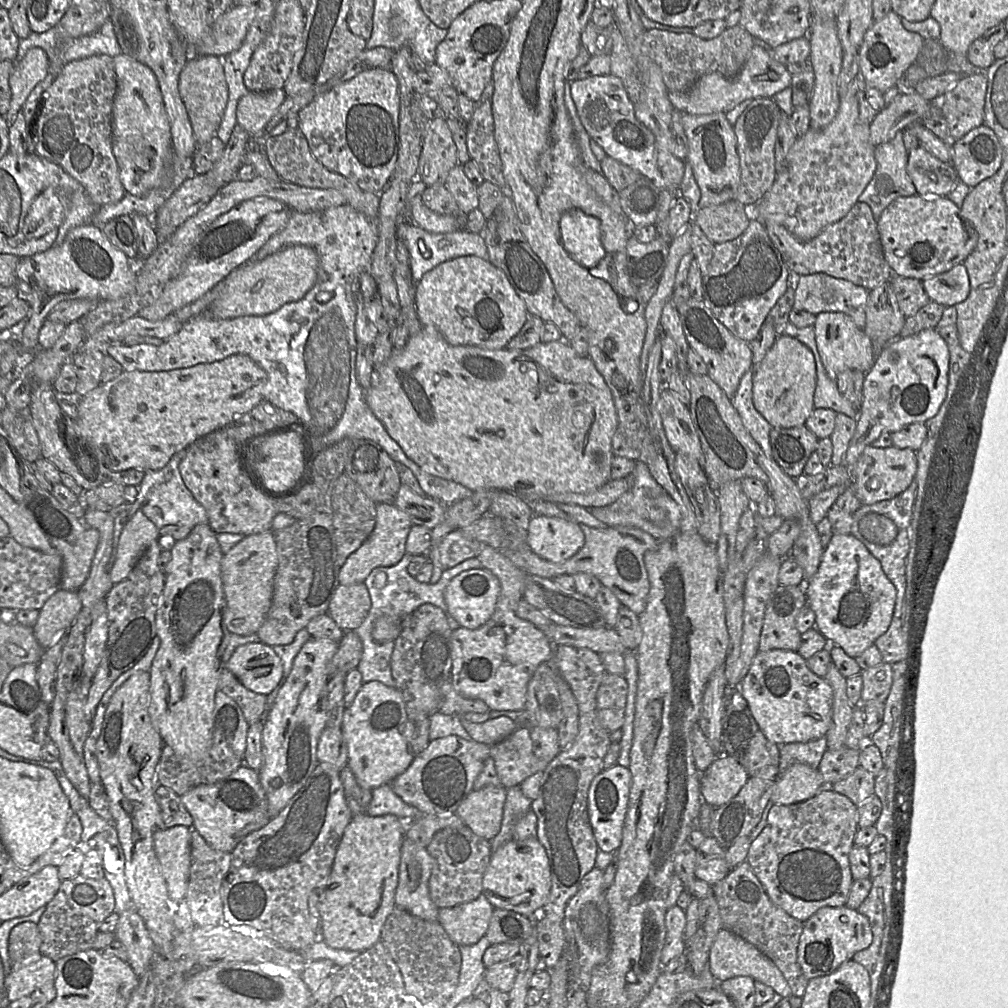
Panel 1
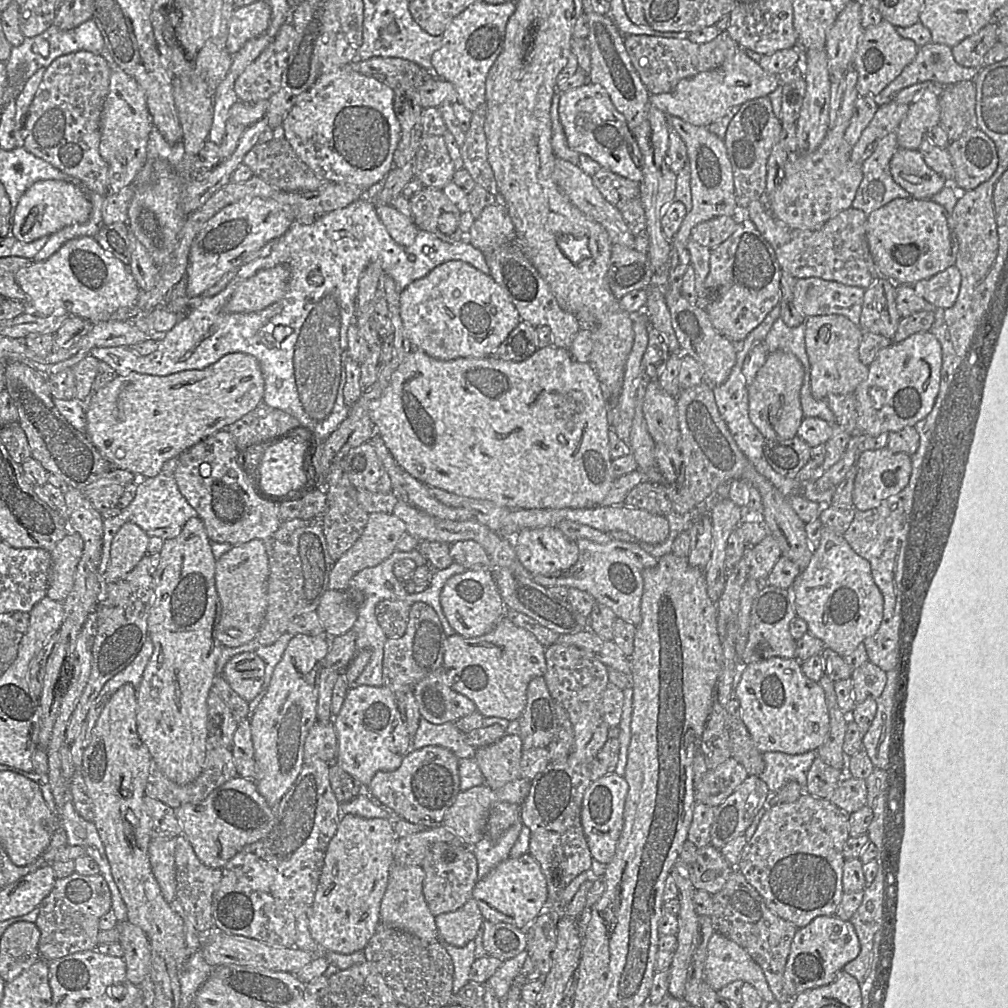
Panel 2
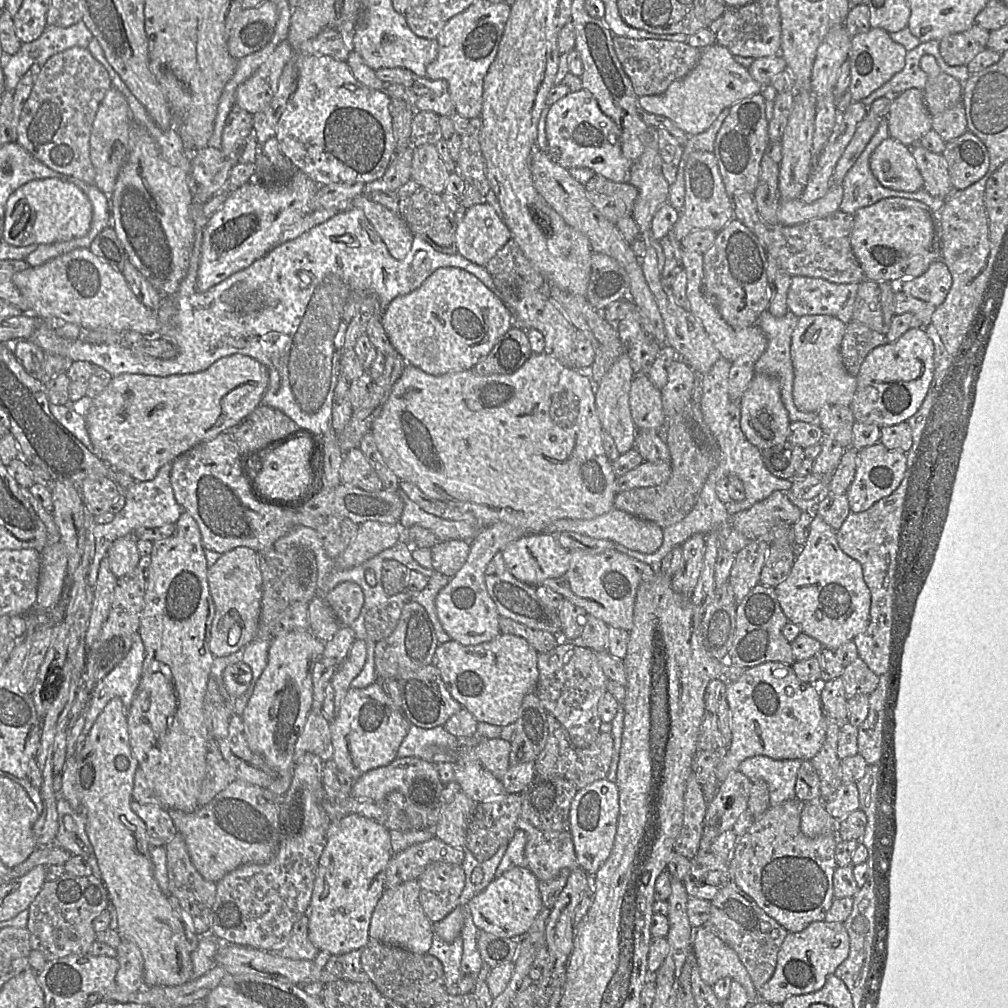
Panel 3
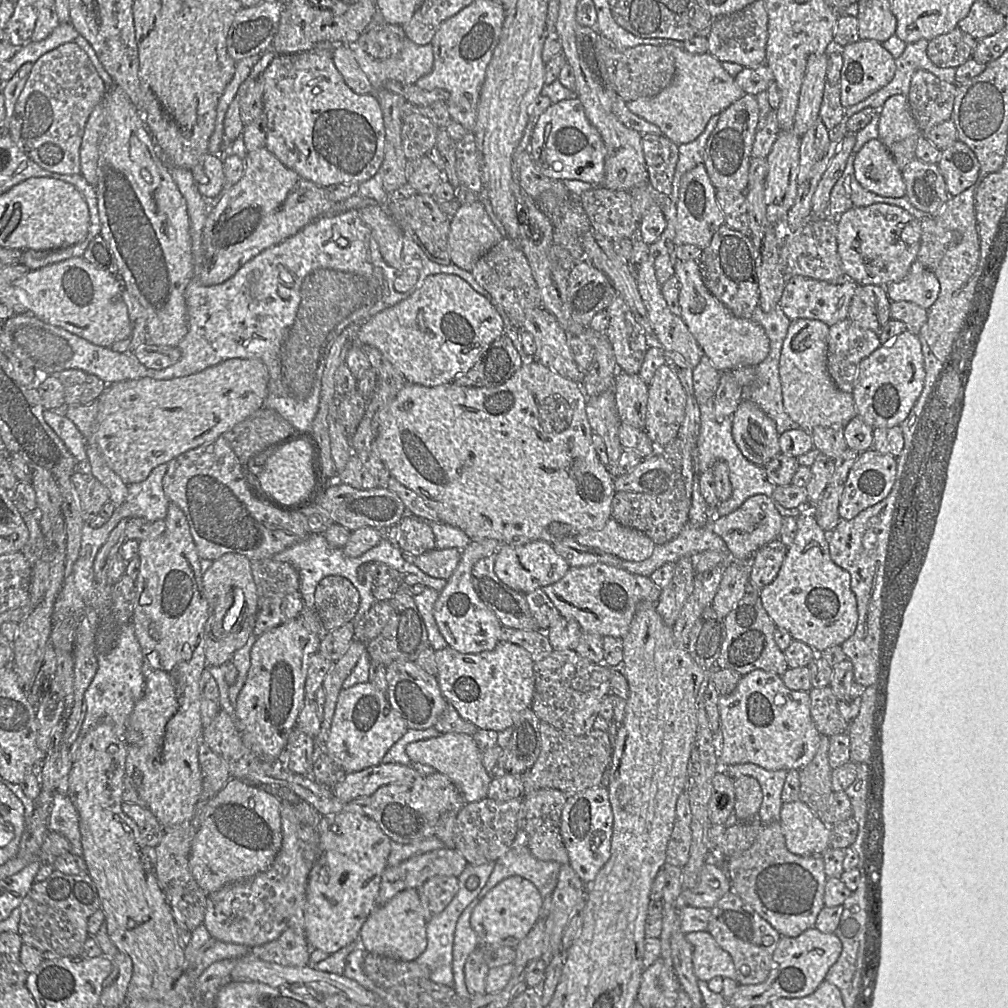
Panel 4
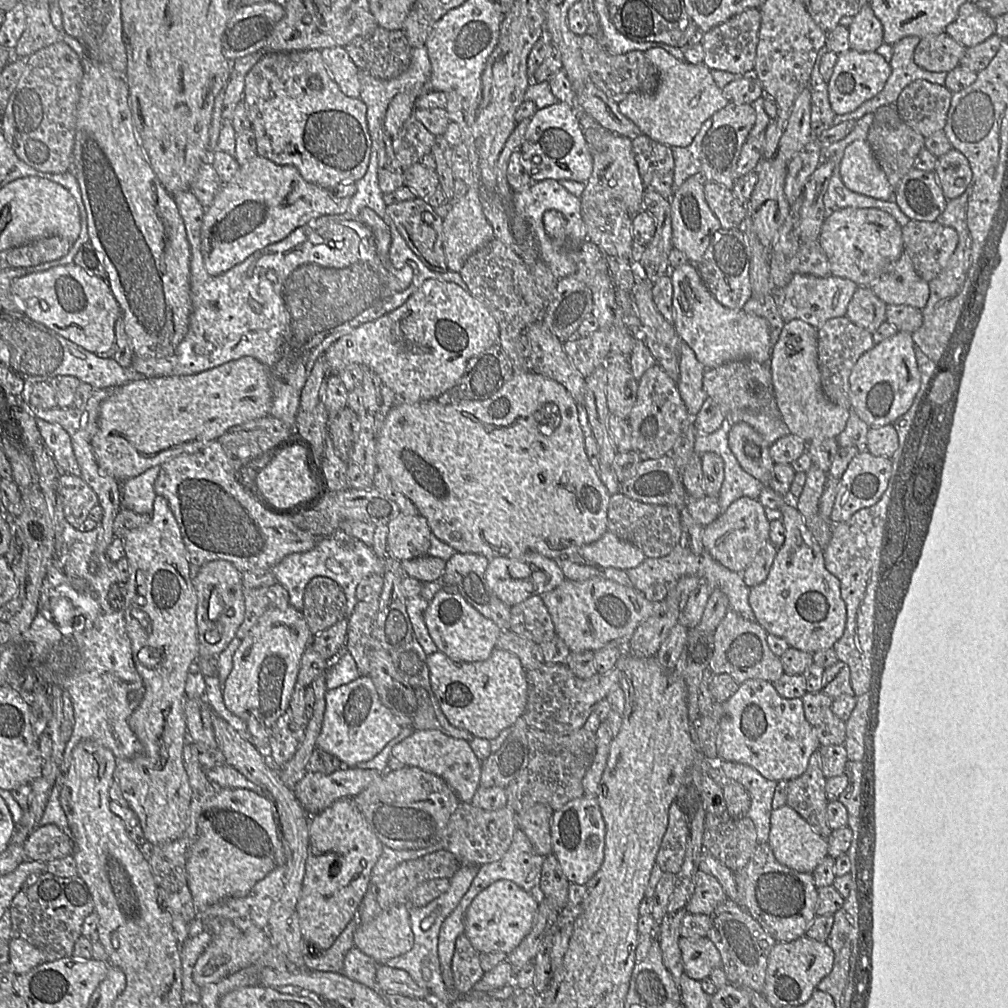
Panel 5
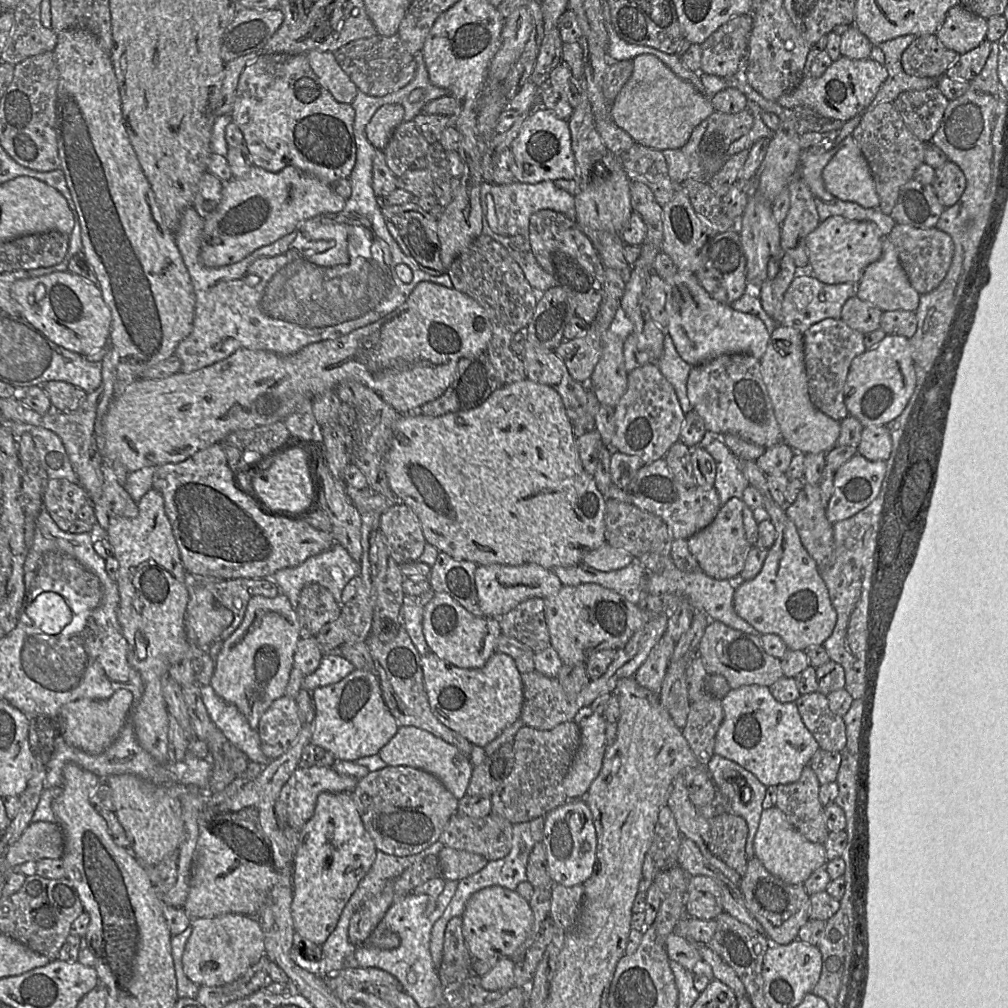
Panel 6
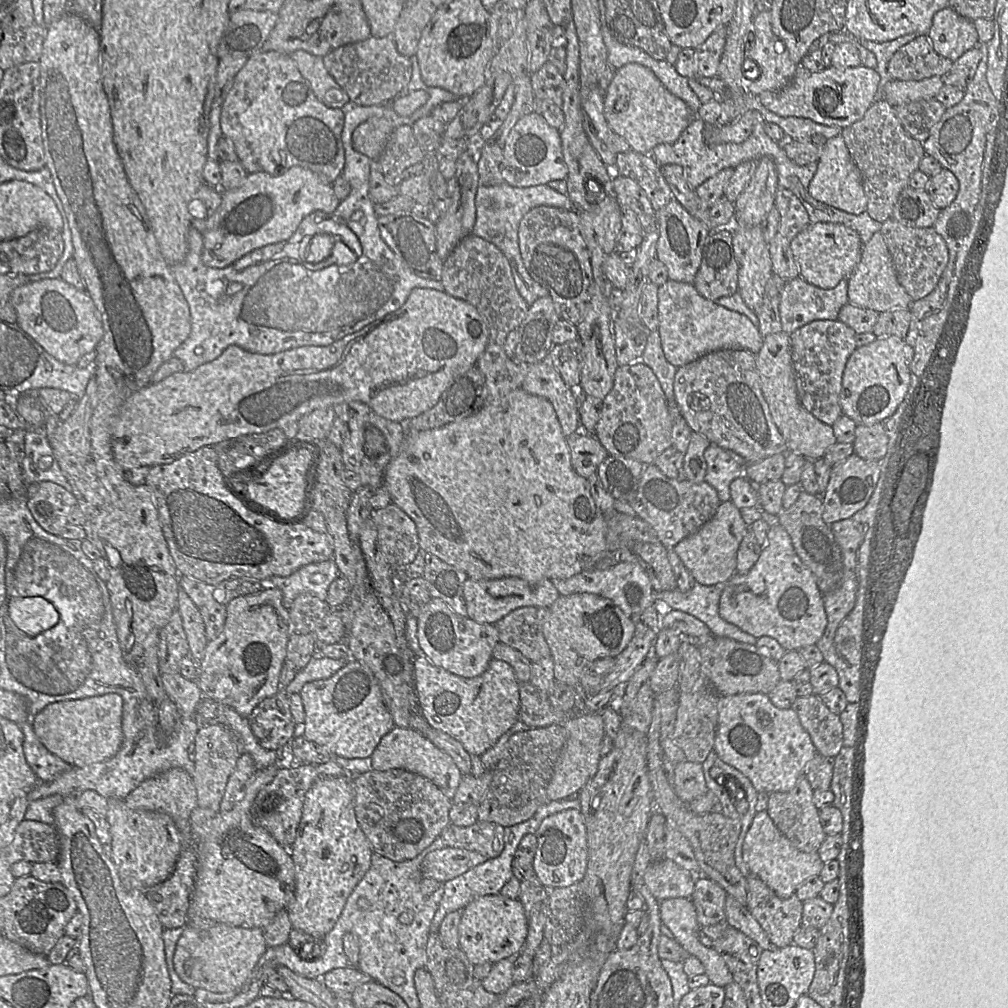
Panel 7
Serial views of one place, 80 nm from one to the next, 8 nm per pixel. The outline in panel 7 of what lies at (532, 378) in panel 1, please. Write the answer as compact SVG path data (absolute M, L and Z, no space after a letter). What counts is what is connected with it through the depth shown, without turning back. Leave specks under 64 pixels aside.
M522 387L509 392L497 402L483 406L478 412L444 427L407 431L400 450L385 469L382 485L388 489L392 502L415 522L420 548L464 571L468 579L518 577L530 584L544 579L567 579L584 570L595 569L595 565L607 554L605 516L591 495L588 478L577 474L572 466L567 437L562 432L552 403L545 397L526 392Z

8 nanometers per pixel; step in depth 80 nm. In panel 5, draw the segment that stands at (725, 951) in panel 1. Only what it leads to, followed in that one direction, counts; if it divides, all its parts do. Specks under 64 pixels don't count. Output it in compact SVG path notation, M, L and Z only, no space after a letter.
M680 937L679 947L682 955L684 972L695 980L709 977L716 968L722 968L719 950L709 937Z

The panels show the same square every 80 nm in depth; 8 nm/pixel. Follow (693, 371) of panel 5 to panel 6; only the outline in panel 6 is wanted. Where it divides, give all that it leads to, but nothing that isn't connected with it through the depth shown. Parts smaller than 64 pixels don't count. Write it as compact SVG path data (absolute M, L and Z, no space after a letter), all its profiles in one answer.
M665 335L663 355L655 362L661 373L673 386L685 414L692 411L687 396L687 380L692 366L685 362L678 354L669 335Z

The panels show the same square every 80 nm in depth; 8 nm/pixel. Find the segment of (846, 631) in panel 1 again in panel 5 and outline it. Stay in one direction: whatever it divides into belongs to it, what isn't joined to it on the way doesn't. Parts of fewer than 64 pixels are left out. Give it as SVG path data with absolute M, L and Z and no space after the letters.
M791 500L778 509L785 528L785 541L777 550L766 580L750 588L748 600L756 621L768 634L784 639L792 648L814 654L832 648L842 637L846 625L846 605L841 597L840 582L826 569L824 550L807 528L803 516L795 507L796 502Z

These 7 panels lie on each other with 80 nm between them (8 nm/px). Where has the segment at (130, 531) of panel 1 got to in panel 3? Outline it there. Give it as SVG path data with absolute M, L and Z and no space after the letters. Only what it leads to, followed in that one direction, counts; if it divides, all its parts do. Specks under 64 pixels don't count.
M132 535L117 538L107 556L114 576L117 579L122 578L135 570L141 558L137 539Z

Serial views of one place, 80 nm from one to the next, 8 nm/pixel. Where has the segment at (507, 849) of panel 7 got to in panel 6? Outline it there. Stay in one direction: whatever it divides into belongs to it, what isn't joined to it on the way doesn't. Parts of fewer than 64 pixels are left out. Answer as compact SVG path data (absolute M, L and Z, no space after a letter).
M539 816L529 822L513 824L512 846L509 853L502 859L489 861L480 871L458 881L457 890L443 912L442 916L434 923L431 930L430 951L435 967L441 965L443 959L444 933L447 923L453 917L461 917L467 902L476 892L494 885L515 890L521 882L527 881L527 864L530 854L537 842L543 839L544 822L546 816Z

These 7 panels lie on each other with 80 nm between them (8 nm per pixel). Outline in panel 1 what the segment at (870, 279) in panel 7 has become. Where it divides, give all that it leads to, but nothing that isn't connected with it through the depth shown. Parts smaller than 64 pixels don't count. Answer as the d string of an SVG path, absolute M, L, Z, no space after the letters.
M963 263L922 280L922 284L930 300L945 307L963 302L970 292L969 275Z

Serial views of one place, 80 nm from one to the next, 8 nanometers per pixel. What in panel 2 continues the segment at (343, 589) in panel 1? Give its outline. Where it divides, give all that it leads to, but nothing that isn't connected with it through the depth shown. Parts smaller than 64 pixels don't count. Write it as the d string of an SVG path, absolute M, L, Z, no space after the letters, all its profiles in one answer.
M328 590L316 610L327 637L334 638L353 629L357 609L351 605L346 590Z

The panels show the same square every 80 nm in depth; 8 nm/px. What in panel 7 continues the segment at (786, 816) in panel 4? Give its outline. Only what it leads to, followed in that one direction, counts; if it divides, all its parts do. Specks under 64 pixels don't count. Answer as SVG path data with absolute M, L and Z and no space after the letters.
M766 811L758 812L743 839L741 854L749 874L760 878L775 894L786 899L808 879L819 876L824 863L818 852L805 853L795 848L777 829Z

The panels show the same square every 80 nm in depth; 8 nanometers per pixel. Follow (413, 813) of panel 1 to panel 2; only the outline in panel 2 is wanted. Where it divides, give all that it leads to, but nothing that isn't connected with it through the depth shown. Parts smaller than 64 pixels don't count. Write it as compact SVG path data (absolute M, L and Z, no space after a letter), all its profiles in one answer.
M362 786L361 794L348 801L340 803L341 815L353 814L363 818L385 818L395 823L402 818L393 810L380 803L368 790Z

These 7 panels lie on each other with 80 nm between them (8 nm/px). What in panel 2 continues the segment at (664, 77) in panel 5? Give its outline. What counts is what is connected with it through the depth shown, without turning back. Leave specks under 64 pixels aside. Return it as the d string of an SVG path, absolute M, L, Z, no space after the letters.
M739 48L732 50L719 67L682 79L670 92L650 95L649 103L667 116L678 117L696 126L708 126L732 107L754 98L768 96L778 87L778 75L764 71L758 61Z

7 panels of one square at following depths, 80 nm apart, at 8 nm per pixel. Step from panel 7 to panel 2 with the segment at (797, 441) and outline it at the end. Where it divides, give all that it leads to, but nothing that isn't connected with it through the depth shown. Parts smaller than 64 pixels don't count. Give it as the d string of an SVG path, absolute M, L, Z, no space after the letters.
M843 315L808 317L804 326L812 396L820 400L829 395L854 392L869 372L868 365L863 364L859 358L859 345L863 334L860 326Z

